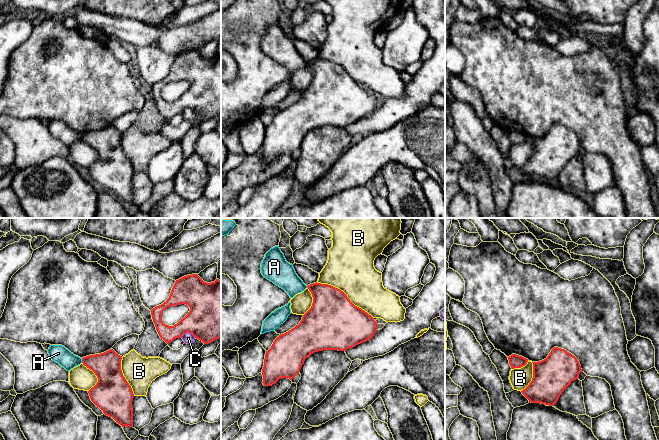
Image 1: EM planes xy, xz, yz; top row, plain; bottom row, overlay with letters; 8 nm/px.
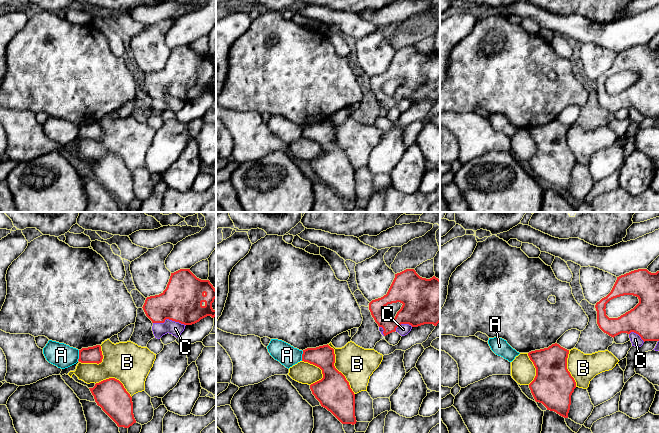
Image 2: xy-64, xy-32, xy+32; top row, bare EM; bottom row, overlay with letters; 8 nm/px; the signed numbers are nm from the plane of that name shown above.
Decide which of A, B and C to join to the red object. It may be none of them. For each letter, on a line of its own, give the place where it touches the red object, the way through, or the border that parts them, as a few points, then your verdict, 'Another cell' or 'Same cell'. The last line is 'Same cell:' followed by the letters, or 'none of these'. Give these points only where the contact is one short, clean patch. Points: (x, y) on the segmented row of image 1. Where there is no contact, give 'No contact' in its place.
A: Touches red at xy (82, 360). Boundary: xy (81, 358), (82, 362). Another cell
B: Touches red at xz (345, 294). Another cell
C: Touches red at xy (188, 331). Another cell
Same cell: none of these

